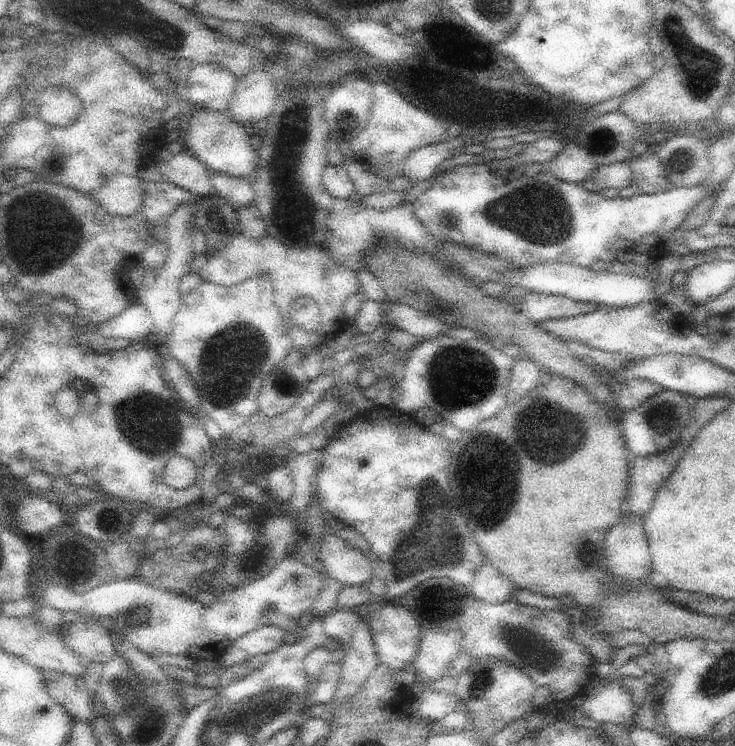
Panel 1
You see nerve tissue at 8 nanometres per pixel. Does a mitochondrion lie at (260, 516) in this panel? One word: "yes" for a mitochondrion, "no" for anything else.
no

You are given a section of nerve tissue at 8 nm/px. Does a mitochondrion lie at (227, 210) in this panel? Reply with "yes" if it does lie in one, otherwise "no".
no

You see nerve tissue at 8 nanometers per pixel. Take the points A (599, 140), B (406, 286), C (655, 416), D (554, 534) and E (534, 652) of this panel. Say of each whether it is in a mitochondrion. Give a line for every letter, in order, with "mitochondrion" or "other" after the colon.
A: other
B: mitochondrion
C: mitochondrion
D: other
E: mitochondrion

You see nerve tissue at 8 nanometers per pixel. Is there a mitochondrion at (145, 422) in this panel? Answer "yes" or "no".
yes

